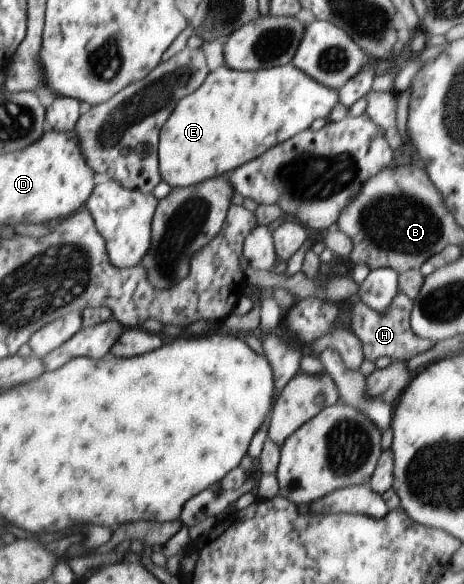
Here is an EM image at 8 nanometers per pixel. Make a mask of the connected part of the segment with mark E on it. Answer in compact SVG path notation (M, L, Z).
M292 62L259 70L233 70L222 65L210 72L205 83L195 93L184 97L160 133L157 152L160 172L171 188L191 187L218 176L226 175L240 165L261 156L269 148L305 131L318 119L329 115L338 103L338 91L319 85Z

